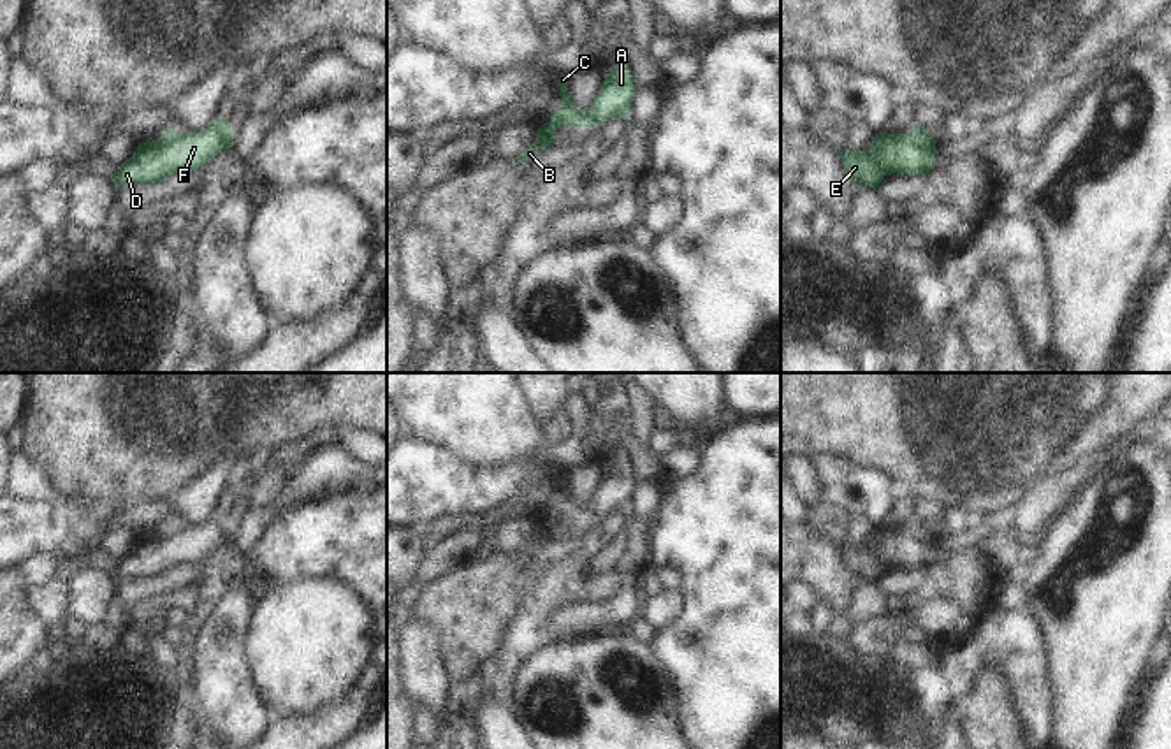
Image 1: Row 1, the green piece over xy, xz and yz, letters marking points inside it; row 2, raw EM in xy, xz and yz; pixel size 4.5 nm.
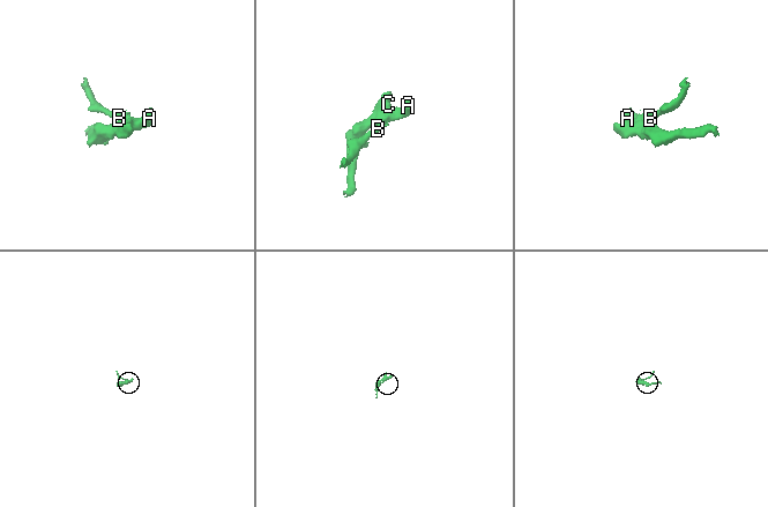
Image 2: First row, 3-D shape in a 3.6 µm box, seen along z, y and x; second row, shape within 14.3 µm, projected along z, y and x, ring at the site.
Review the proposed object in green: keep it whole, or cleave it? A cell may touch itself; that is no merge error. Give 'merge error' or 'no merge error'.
merge error

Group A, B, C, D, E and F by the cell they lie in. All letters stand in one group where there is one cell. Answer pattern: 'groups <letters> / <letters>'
groups A C D E F / B

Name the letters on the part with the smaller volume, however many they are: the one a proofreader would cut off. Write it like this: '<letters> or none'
B

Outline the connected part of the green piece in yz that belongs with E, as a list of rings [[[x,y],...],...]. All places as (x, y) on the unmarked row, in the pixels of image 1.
[[[876,527],[865,545],[840,545],[844,566],[853,573],[879,582],[886,568],[928,568],[935,554],[935,533],[909,527]]]

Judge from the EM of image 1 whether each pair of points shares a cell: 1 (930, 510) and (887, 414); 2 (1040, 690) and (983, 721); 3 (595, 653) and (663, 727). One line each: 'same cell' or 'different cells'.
1: different cells
2: different cells
3: same cell

